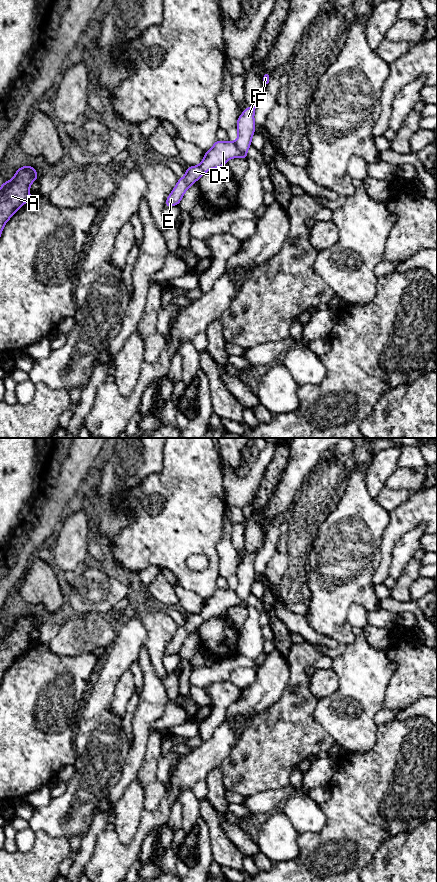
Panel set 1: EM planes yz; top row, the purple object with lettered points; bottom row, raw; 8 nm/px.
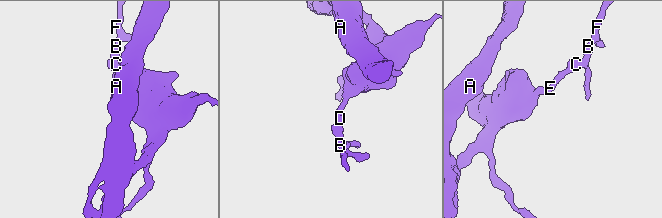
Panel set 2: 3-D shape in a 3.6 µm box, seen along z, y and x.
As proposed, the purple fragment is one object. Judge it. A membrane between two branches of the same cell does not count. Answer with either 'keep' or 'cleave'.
cleave

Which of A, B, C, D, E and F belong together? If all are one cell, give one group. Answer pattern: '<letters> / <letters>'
A C D E / B F

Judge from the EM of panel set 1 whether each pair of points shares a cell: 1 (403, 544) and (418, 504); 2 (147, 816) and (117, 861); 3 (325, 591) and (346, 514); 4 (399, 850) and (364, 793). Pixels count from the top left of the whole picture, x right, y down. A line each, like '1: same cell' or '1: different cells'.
1: different cells
2: same cell
3: same cell
4: different cells

